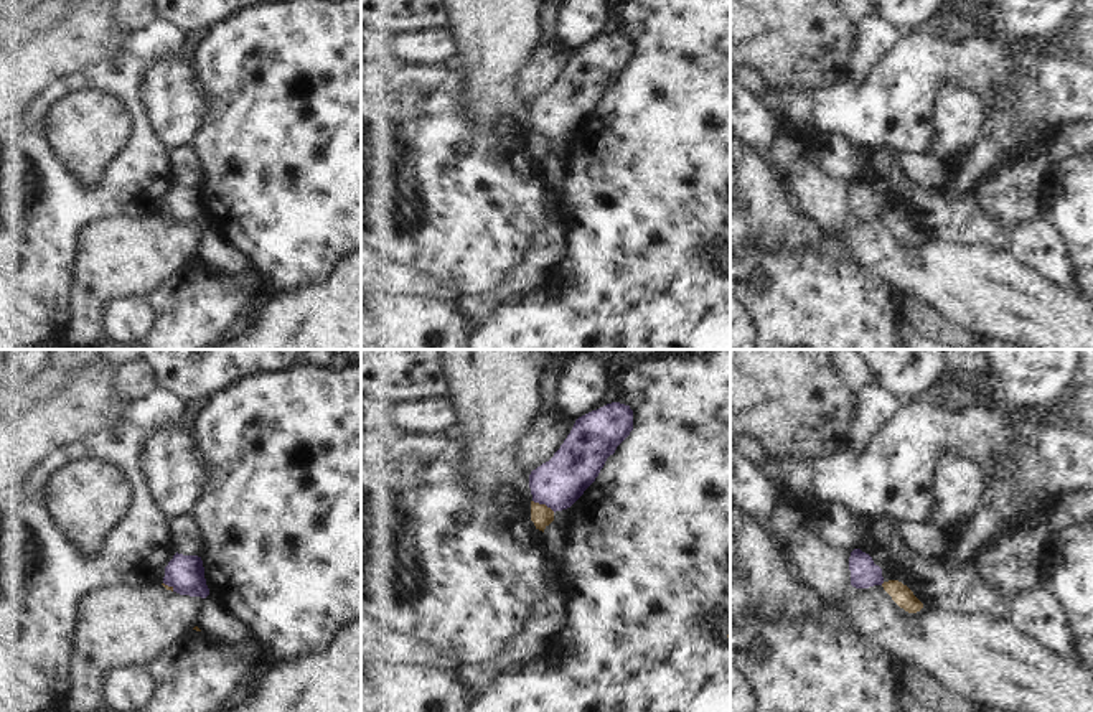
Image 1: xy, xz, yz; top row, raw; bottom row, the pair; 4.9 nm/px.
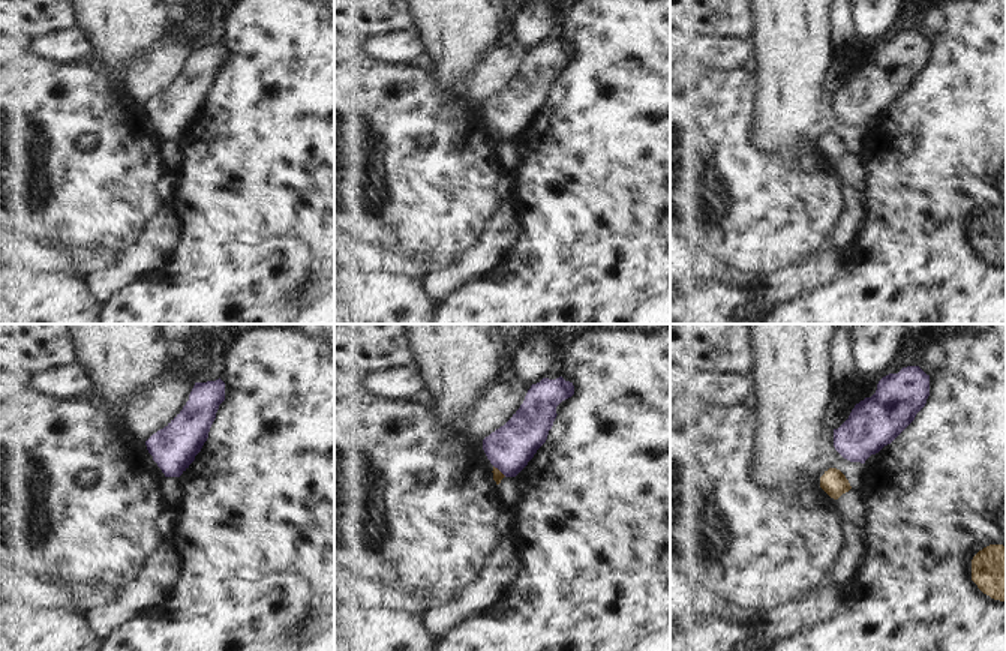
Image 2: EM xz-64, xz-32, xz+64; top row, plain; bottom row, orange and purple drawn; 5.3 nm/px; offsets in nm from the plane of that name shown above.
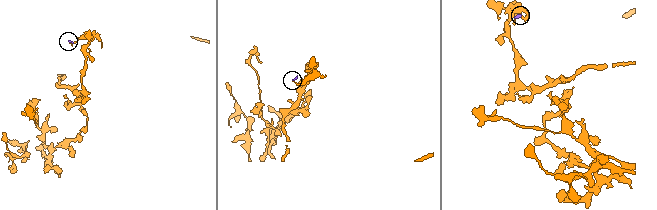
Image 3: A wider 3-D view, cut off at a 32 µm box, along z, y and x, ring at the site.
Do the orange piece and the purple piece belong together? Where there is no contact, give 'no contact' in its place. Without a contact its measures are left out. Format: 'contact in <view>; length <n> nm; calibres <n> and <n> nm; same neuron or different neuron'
contact in xz; length 130 nm; calibres 100 and 240 nm; different neuron

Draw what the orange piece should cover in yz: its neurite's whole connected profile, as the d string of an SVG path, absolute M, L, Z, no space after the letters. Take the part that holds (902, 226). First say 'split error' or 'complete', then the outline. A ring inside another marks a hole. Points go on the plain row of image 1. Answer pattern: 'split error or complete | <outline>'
complete | M889 211L882 214L884 221L892 231L908 244L917 244L923 239L923 234L913 226L913 222L898 211Z

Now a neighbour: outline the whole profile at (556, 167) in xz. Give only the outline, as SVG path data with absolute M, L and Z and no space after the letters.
M552 152L544 160L544 171L547 175L549 190L562 196L567 190L567 178L570 173L569 160Z

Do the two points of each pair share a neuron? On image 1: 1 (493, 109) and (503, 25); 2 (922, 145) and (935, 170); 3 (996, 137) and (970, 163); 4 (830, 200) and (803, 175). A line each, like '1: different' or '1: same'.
1: same
2: different
3: same
4: same

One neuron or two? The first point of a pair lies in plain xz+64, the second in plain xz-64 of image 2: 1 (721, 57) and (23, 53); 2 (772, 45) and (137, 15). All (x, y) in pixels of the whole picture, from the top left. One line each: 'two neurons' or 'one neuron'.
1: two neurons
2: one neuron

